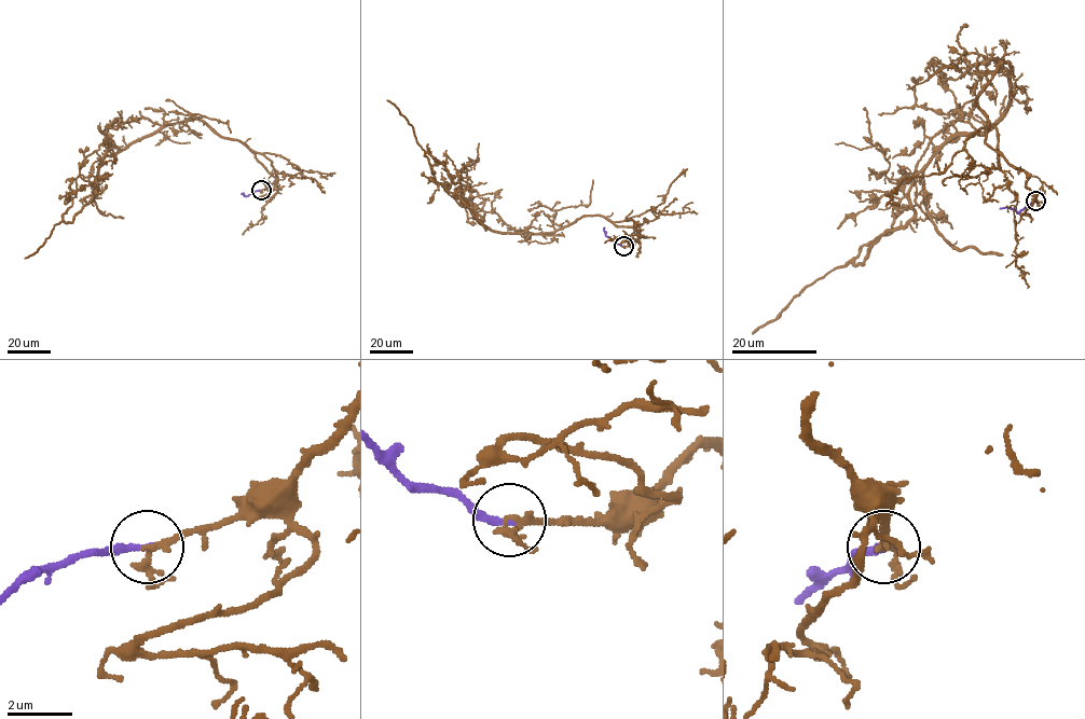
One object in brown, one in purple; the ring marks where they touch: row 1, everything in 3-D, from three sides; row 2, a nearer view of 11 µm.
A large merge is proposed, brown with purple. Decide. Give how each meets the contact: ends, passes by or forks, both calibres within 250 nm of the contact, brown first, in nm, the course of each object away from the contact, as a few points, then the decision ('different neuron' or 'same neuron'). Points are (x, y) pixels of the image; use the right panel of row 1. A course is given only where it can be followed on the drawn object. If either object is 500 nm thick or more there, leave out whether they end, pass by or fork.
brown forks | purple ends | 140/240 nm | brown via (1035, 201), (975, 104), (1002, 64), (1007, 108), (912, 180), (914, 215), (752, 332) | purple via (1035, 201), (1018, 212), (1000, 208) | same neuron

